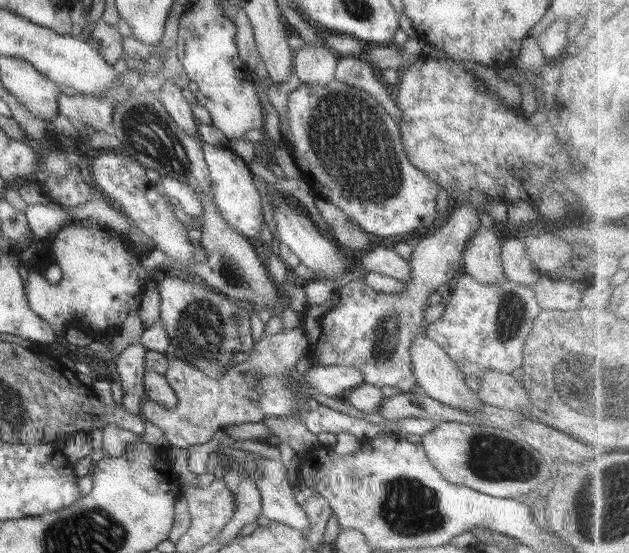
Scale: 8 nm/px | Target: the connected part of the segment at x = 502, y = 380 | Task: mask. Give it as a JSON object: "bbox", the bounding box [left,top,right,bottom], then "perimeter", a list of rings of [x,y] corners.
{"bbox":[478,369,530,415],"perimeter":[[[486,369],[480,375],[478,398],[482,403],[528,415],[530,410],[529,394],[520,380],[511,373],[502,373],[496,369]]]}

